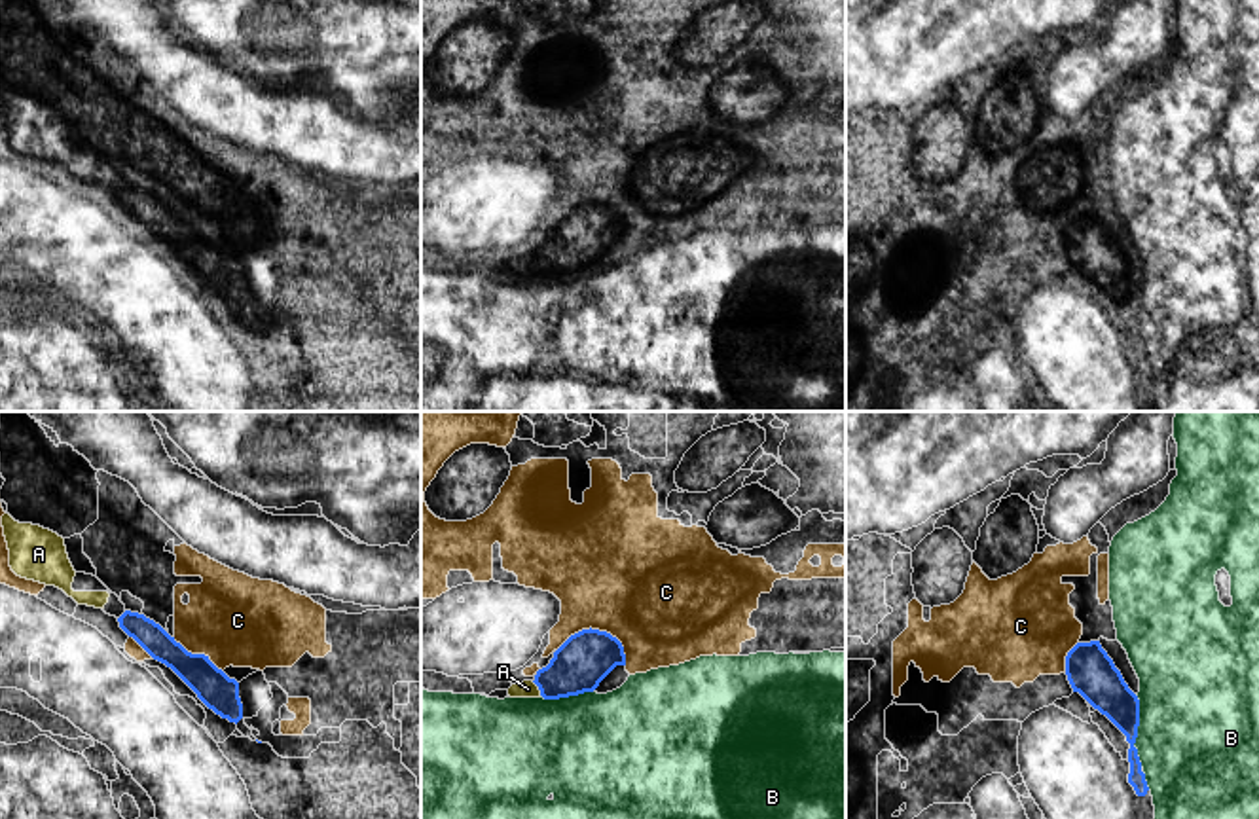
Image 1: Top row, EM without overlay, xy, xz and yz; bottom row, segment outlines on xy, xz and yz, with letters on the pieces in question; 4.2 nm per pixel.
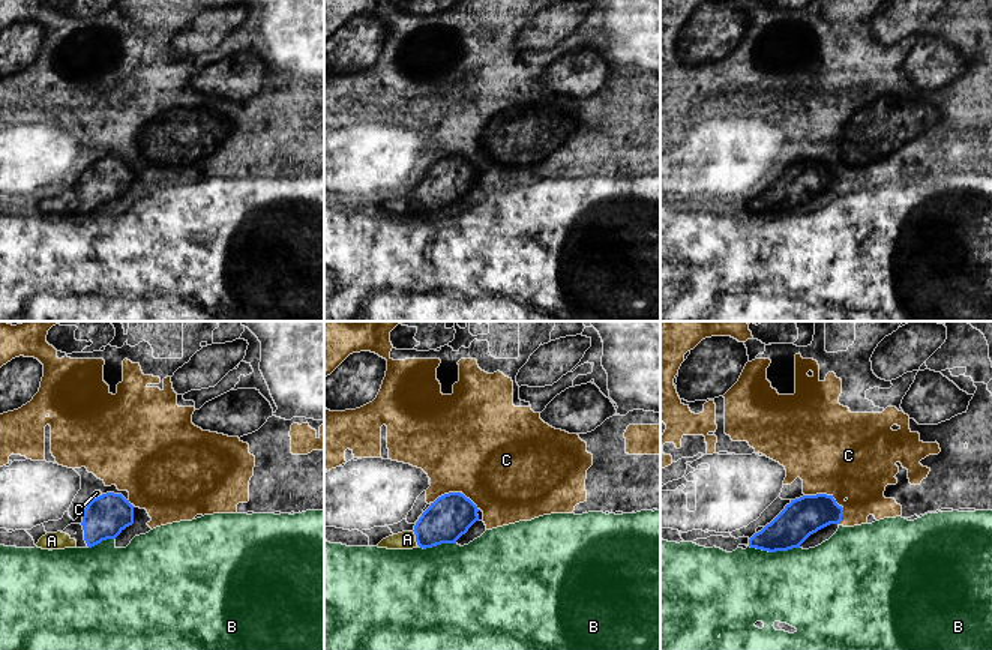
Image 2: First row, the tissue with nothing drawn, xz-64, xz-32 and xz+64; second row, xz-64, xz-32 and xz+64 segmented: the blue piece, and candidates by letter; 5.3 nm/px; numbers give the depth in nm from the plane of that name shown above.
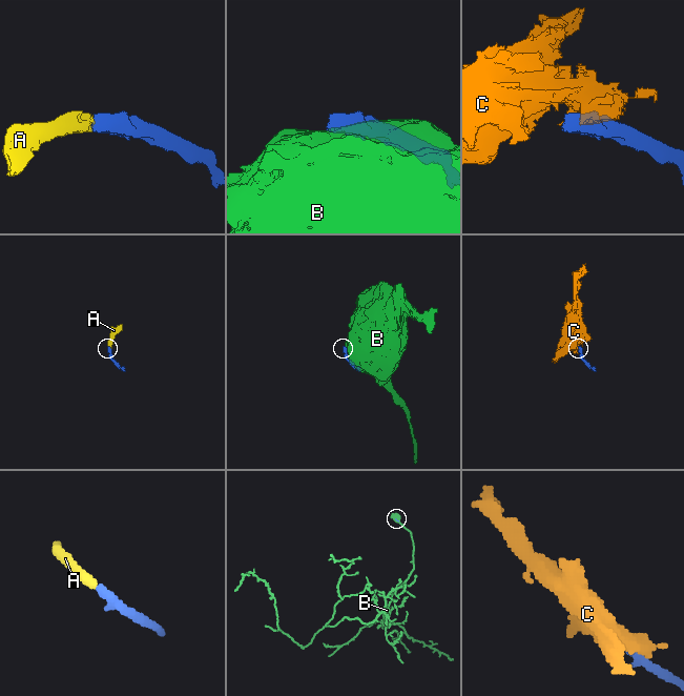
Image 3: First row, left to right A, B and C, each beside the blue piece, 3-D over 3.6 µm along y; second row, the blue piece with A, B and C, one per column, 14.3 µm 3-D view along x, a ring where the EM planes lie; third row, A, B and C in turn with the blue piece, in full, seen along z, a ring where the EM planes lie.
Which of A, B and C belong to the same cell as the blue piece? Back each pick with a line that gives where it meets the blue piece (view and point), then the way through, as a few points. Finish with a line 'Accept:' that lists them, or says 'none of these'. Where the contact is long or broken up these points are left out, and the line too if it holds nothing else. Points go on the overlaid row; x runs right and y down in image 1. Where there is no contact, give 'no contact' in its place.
A: contact xz (539, 689)
Accept: A

